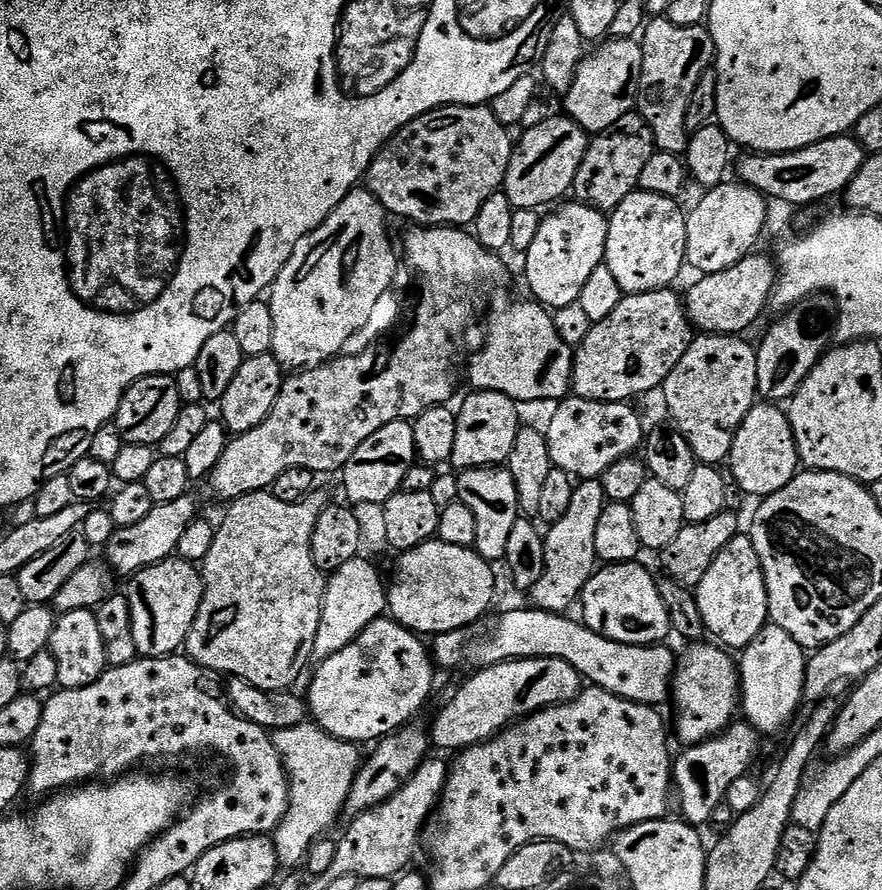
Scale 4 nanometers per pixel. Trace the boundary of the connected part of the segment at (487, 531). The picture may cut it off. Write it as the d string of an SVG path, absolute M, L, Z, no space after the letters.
M493 466L465 468L456 476L456 481L460 495L459 503L470 506L474 514L474 522L478 522L478 538L474 550L481 558L489 562L503 561L510 530L514 530L514 522L522 516L514 478L509 474L507 467Z

